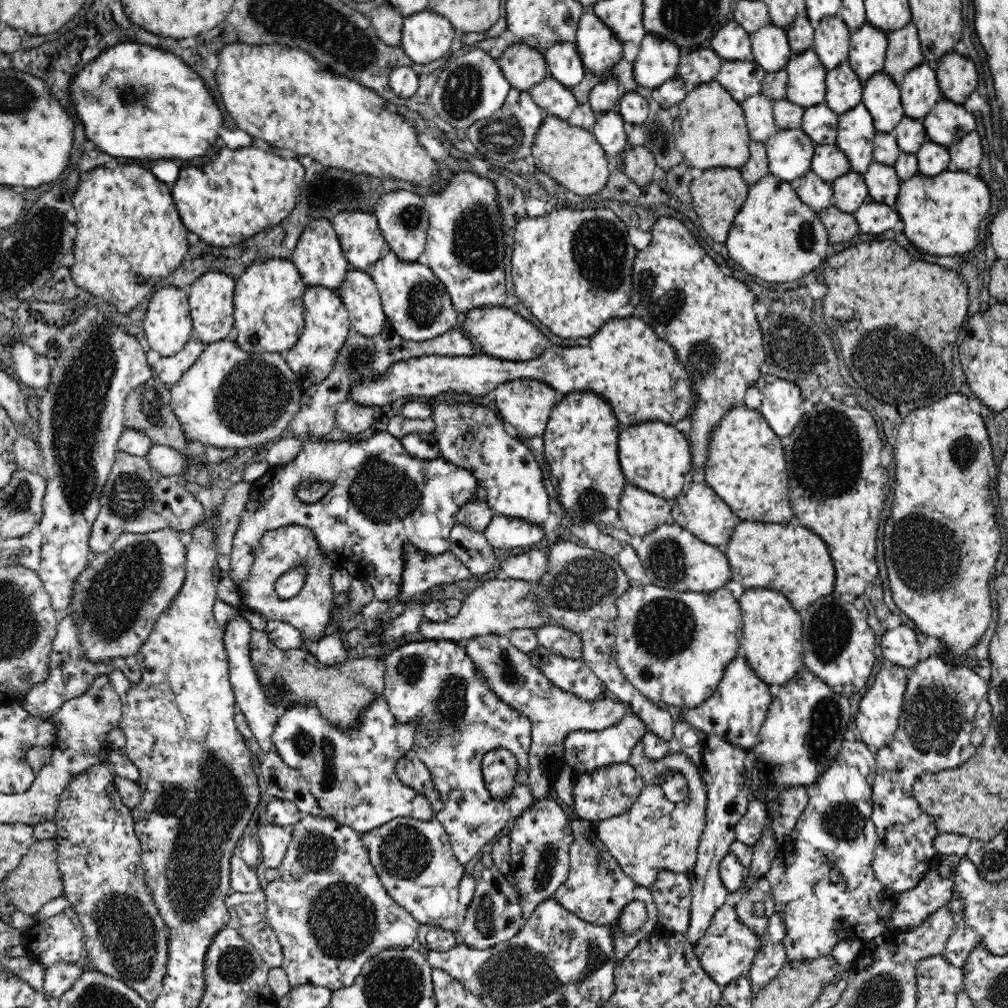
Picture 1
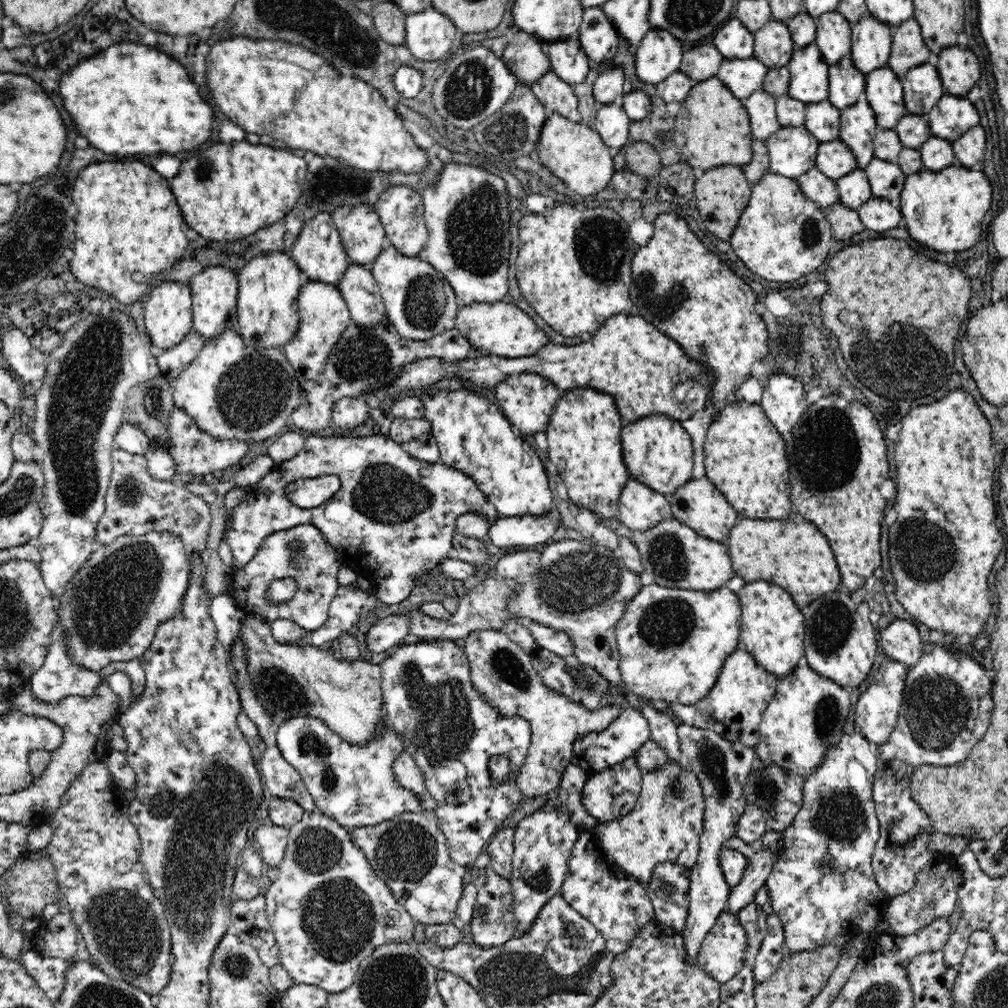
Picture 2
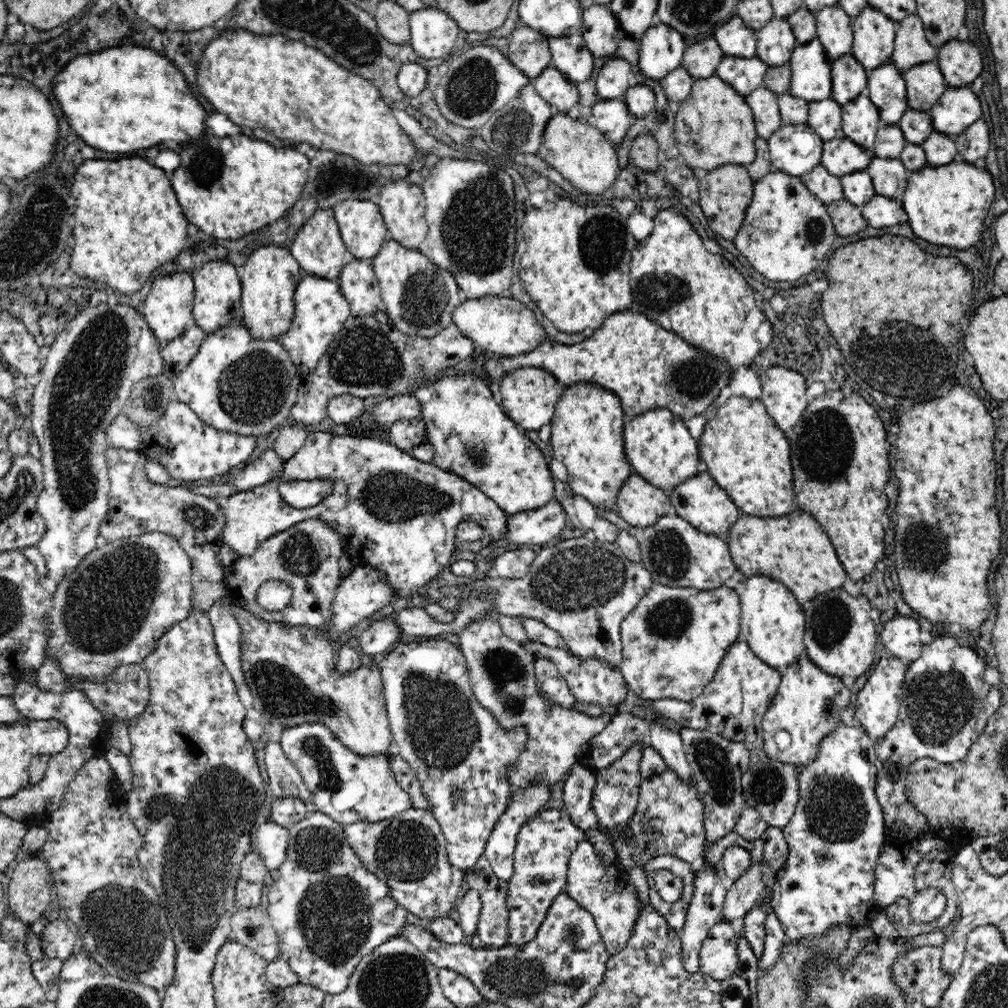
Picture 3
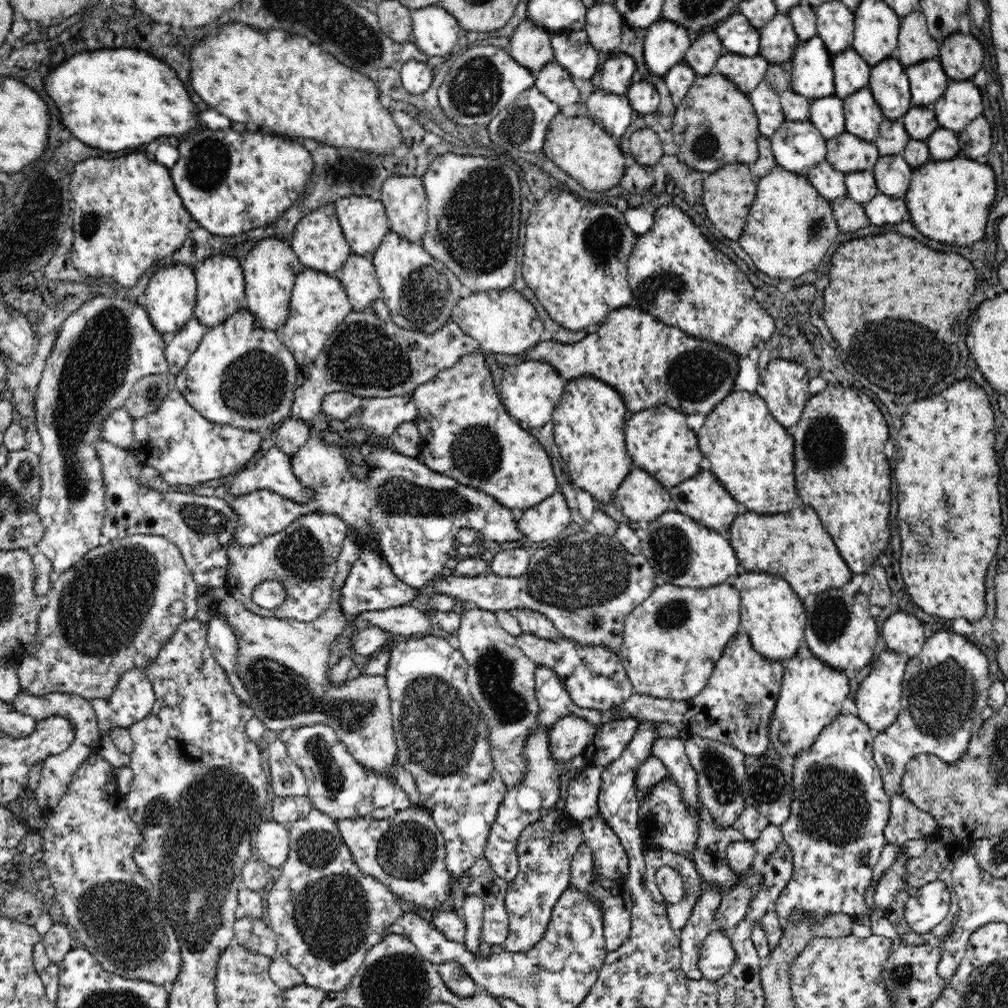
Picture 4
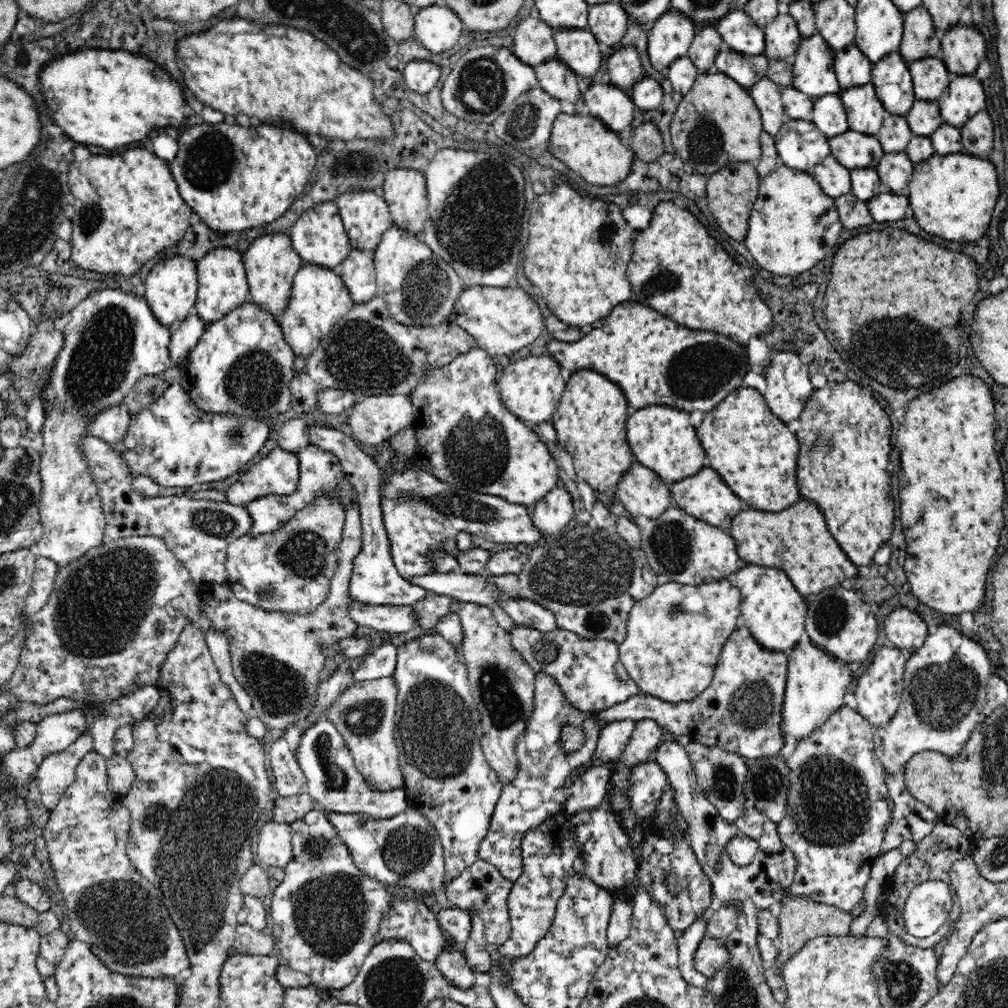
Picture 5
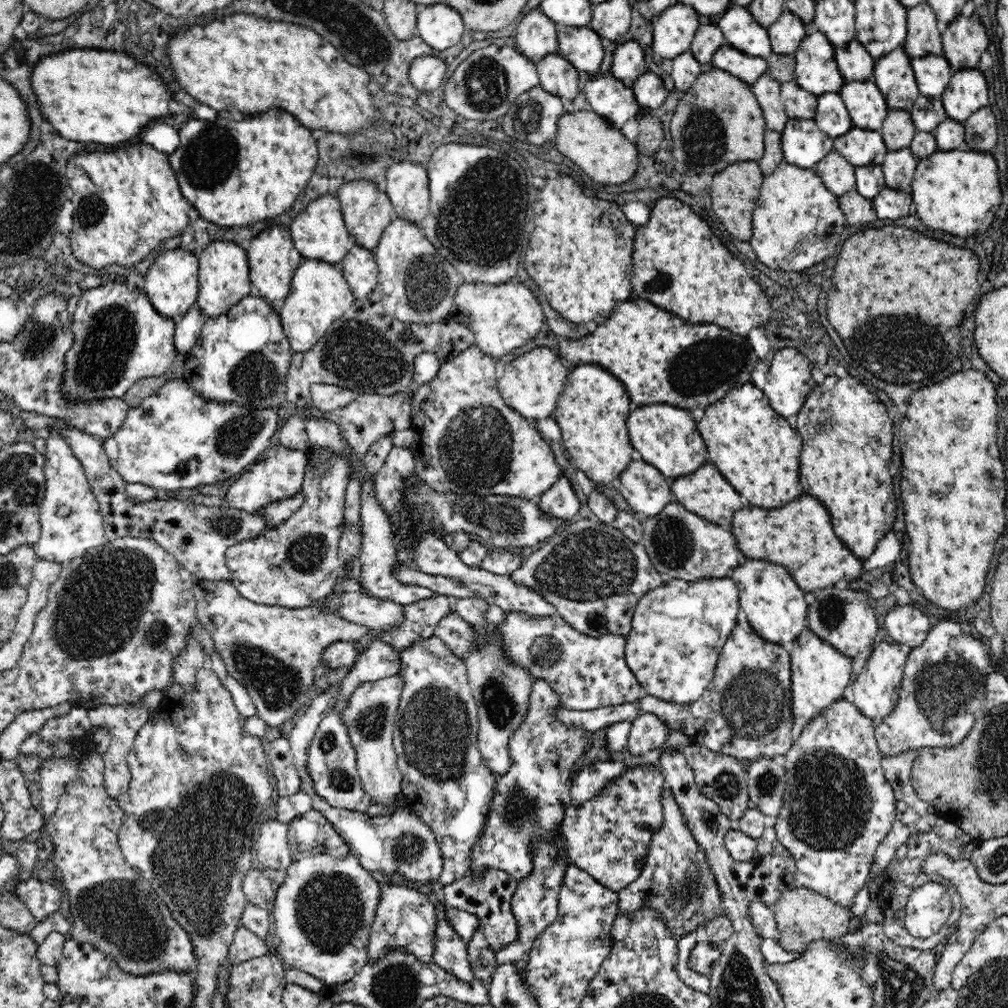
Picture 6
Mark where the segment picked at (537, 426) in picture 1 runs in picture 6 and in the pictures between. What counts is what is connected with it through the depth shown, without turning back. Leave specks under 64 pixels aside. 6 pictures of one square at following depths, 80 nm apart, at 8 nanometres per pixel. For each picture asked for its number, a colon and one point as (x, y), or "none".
2: (526, 400)
3: (529, 396)
4: (530, 392)
5: (531, 387)
6: (531, 384)

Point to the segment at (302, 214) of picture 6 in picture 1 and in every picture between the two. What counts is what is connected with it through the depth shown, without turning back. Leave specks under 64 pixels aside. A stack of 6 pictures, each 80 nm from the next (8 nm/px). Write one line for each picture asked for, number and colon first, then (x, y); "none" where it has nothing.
1: (318, 256)
2: (318, 251)
3: (318, 247)
4: (318, 241)
5: (318, 236)

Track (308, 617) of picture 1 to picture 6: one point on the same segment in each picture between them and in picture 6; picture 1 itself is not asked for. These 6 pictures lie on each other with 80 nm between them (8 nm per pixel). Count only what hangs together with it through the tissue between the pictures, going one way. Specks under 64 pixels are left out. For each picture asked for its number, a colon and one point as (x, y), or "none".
2: (300, 552)
3: (306, 555)
4: (303, 557)
5: (298, 561)
6: (295, 565)

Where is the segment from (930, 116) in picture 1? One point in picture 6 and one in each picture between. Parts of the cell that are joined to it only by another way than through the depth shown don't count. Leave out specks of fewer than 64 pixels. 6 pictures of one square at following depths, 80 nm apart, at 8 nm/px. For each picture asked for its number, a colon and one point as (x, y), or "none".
2: (952, 116)
3: (958, 108)
4: (961, 103)
5: (964, 97)
6: (967, 92)

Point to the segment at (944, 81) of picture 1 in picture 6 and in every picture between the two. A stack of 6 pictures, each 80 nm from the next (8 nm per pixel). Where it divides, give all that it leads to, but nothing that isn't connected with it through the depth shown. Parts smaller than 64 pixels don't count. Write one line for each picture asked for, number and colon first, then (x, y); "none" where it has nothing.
2: (958, 69)
3: (960, 63)
4: (961, 56)
5: (963, 47)
6: (964, 39)

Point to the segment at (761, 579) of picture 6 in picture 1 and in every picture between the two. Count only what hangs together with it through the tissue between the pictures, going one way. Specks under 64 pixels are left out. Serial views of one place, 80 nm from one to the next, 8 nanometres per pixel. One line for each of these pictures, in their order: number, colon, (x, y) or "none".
1: (771, 634)
2: (772, 626)
3: (772, 621)
4: (773, 616)
5: (774, 612)

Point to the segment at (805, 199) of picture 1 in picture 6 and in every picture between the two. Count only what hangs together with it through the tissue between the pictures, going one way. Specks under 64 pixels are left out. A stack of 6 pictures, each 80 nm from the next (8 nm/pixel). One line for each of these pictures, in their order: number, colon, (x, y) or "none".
2: (818, 188)
3: (827, 188)
4: (829, 182)
5: (834, 178)
6: (837, 174)

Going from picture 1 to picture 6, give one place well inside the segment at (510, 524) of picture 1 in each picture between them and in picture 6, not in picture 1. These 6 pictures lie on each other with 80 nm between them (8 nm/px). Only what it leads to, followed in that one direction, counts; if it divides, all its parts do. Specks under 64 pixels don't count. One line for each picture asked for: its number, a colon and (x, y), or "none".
2: (528, 530)
3: (539, 526)
4: (546, 521)
5: (549, 515)
6: (558, 502)

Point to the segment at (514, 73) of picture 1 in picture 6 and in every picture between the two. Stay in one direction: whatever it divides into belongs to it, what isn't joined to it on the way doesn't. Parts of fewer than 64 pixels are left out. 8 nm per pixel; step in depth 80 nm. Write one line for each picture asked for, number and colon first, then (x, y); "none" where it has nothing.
2: (526, 57)
3: (528, 50)
4: (530, 45)
5: (533, 43)
6: (536, 37)

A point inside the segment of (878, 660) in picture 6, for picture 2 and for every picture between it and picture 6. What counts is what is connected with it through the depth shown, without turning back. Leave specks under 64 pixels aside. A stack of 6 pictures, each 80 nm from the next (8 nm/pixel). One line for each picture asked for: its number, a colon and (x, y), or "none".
2: (877, 710)
3: (877, 707)
4: (878, 700)
5: (878, 692)

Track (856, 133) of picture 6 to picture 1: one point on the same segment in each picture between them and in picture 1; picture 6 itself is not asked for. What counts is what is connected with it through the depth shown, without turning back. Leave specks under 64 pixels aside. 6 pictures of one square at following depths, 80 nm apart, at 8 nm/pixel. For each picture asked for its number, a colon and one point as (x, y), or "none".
1: (828, 162)
2: (833, 159)
3: (840, 156)
4: (846, 152)
5: (854, 150)

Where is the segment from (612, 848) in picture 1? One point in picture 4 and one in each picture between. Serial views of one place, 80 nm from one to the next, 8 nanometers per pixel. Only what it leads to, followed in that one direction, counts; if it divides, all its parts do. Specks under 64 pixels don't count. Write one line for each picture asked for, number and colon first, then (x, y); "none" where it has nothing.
2: (660, 828)
3: (668, 821)
4: (664, 821)

